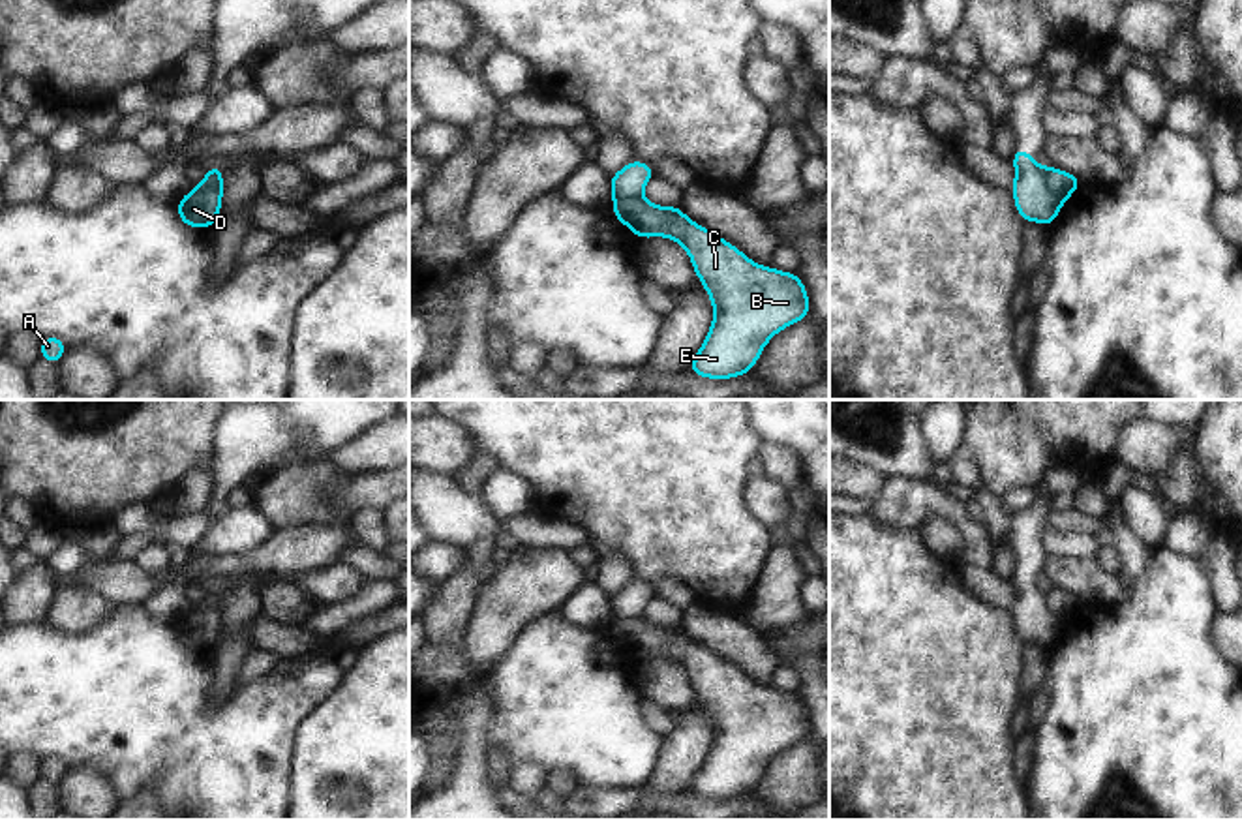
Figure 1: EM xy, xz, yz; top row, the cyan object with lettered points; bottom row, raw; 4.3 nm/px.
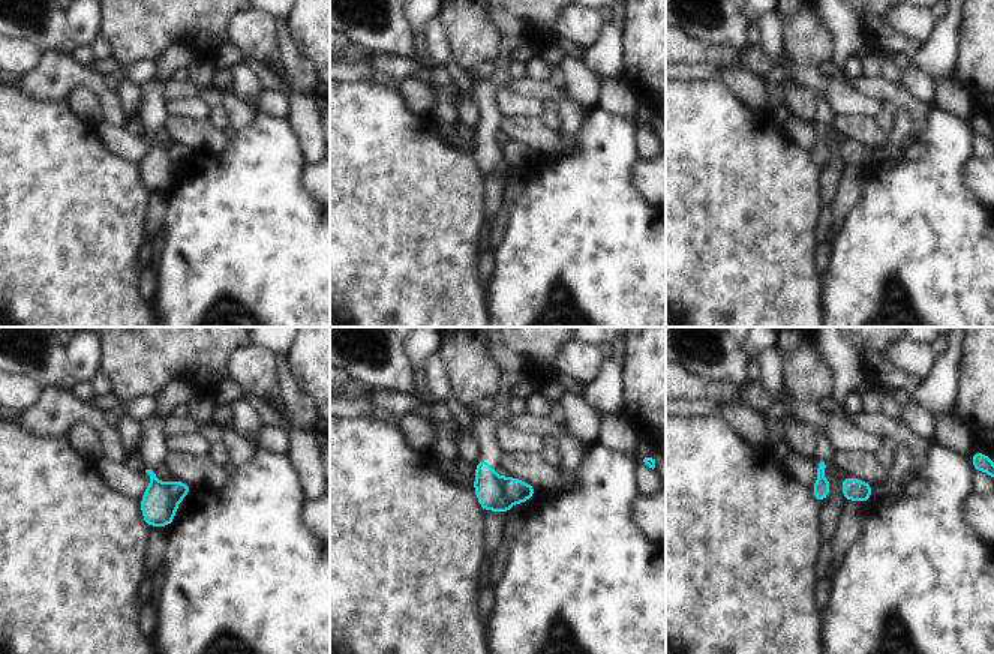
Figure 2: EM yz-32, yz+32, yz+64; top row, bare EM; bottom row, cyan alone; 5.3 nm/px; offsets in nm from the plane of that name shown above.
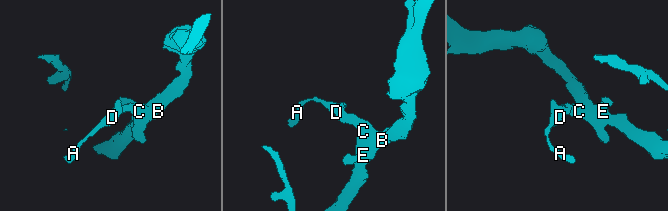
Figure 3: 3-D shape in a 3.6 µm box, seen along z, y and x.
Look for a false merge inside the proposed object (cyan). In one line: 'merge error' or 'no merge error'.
merge error

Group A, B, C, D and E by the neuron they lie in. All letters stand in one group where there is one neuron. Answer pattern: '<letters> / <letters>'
A D / B C E

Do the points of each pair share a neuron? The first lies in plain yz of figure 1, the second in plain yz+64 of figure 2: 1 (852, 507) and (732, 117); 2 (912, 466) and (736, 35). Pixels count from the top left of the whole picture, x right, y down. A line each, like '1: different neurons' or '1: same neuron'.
1: different neurons
2: same neuron

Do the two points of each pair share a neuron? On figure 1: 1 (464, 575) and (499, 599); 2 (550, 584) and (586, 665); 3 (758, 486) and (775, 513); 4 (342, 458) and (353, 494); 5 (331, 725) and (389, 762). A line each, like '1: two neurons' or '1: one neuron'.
1: two neurons
2: two neurons
3: one neuron
4: two neurons
5: one neuron

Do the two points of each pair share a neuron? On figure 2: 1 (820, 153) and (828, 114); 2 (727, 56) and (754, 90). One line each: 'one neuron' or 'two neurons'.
1: one neuron
2: two neurons

